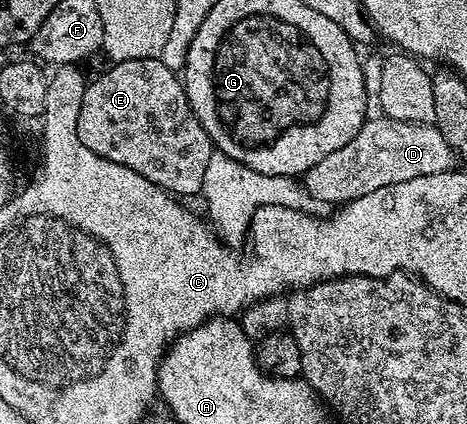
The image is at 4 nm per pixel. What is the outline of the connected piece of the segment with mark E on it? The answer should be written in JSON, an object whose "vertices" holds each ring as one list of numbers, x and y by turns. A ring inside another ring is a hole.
{"vertices":[[158,57,112,63,109,68,85,86,82,105,74,112,82,145,114,165,134,169,173,197,199,196,214,148,190,109,181,76]]}

